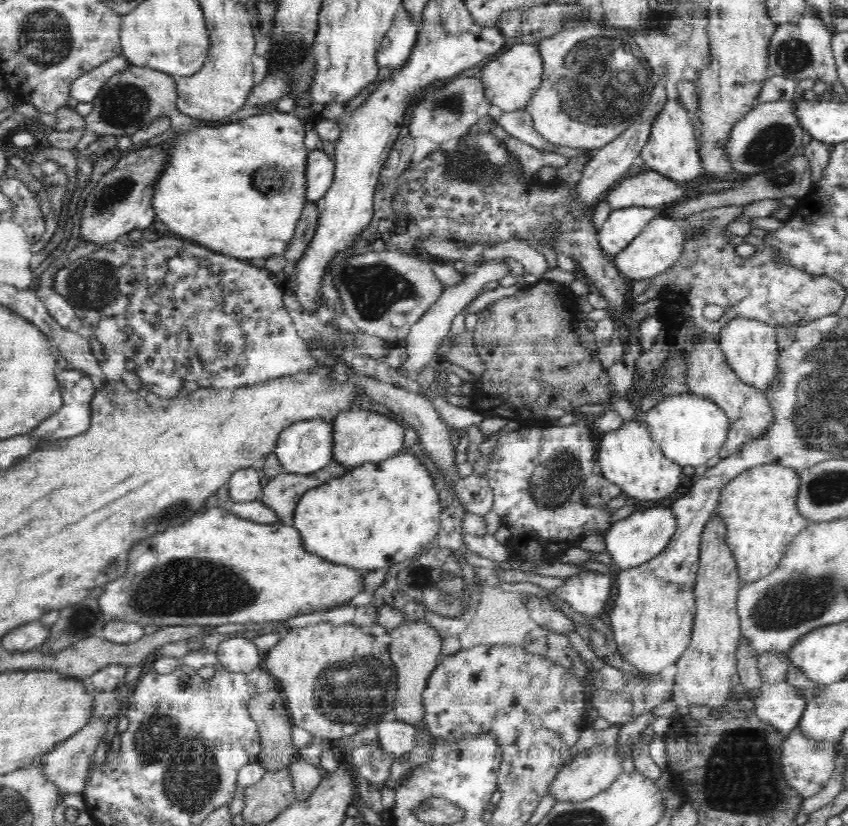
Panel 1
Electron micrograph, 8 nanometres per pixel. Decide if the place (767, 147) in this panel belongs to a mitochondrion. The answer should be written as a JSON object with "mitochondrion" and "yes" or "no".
{"mitochondrion":"yes"}

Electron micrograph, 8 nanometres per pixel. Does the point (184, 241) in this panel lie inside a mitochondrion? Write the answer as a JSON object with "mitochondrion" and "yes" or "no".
{"mitochondrion":"no"}

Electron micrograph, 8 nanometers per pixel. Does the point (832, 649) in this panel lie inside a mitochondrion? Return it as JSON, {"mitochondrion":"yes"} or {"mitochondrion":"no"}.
{"mitochondrion":"no"}

